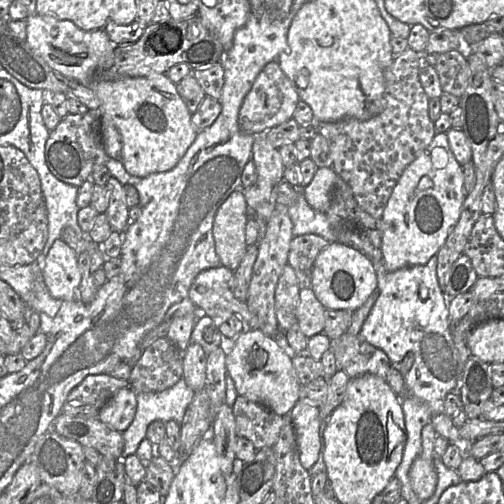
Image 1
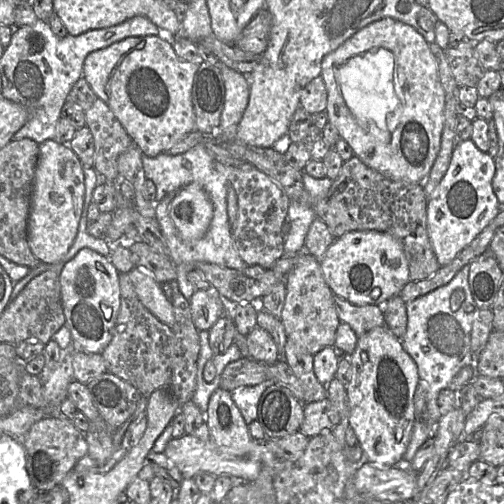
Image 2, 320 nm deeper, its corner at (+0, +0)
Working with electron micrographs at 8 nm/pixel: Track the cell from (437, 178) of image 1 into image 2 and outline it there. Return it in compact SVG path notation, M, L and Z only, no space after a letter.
M471 139L455 145L447 172L427 200L427 230L437 261L441 266L449 264L483 229L497 216L500 203L492 189L496 170L495 160L481 151Z

